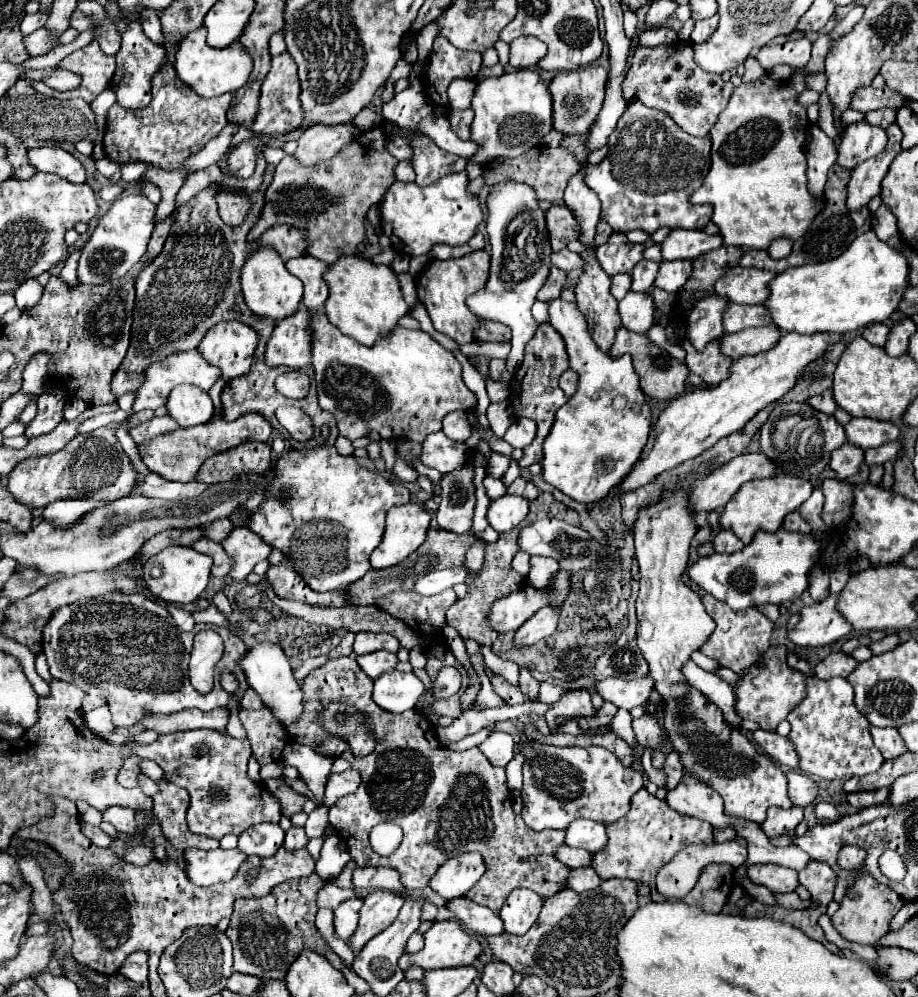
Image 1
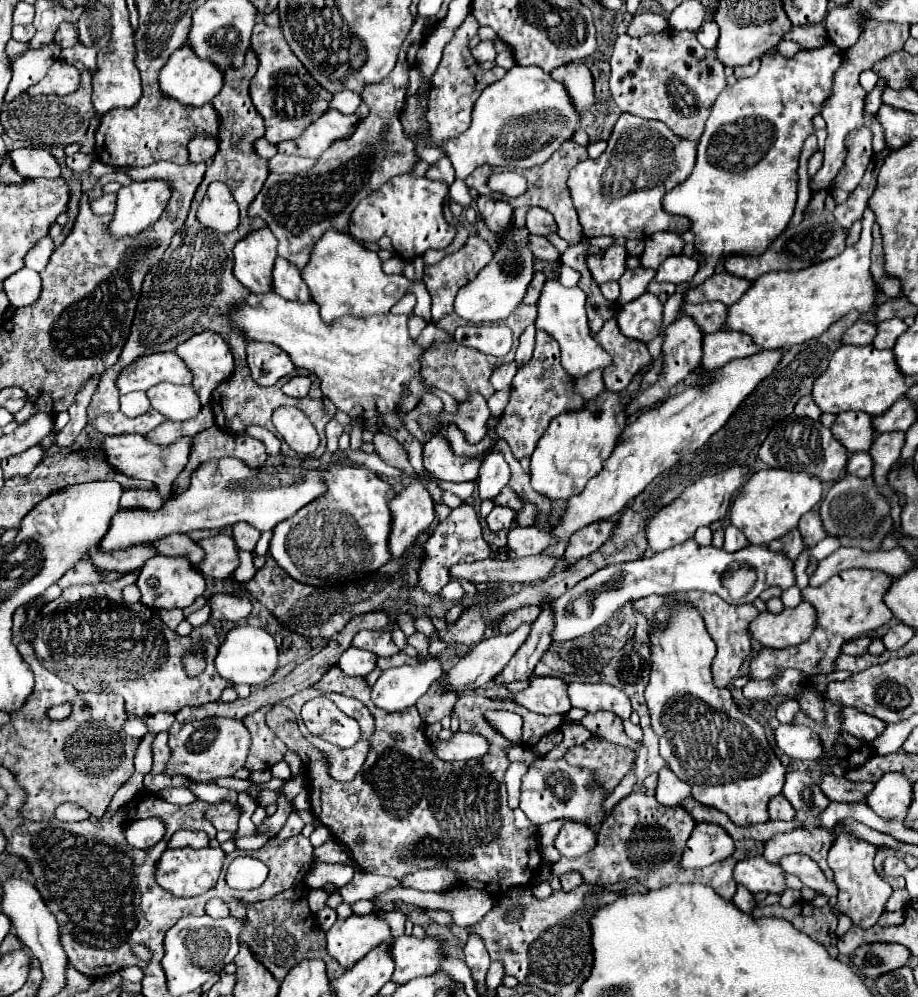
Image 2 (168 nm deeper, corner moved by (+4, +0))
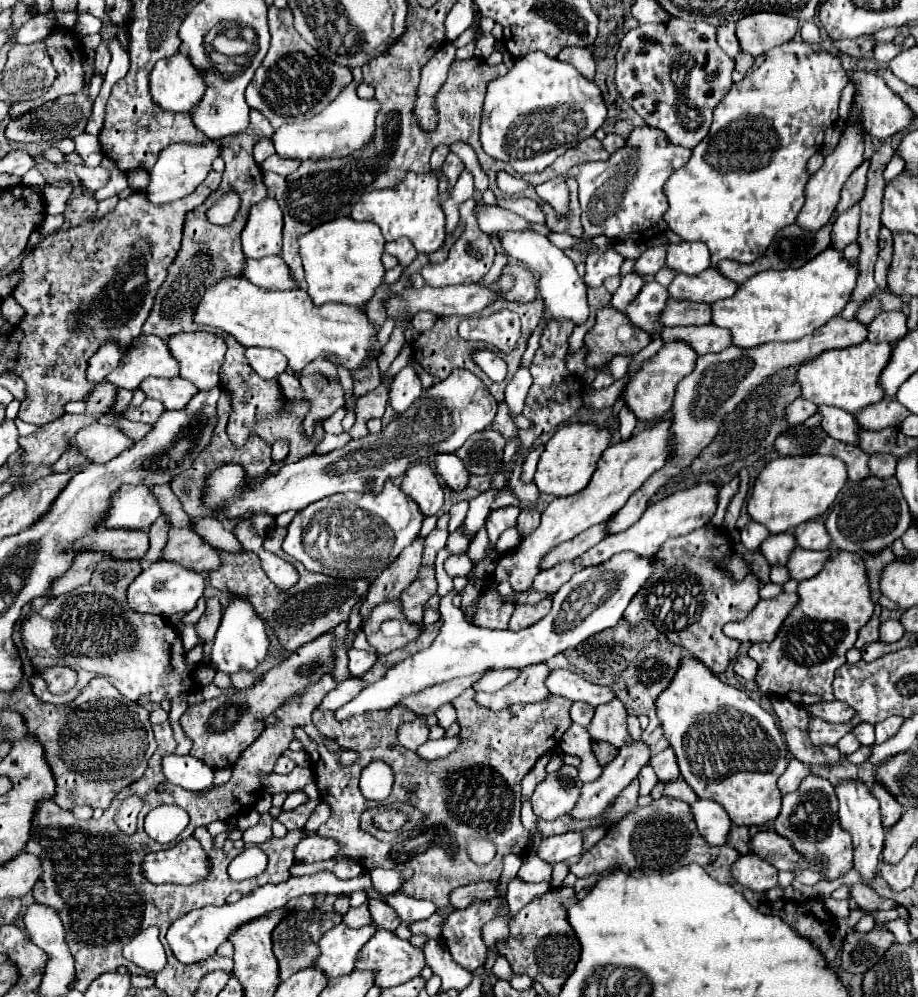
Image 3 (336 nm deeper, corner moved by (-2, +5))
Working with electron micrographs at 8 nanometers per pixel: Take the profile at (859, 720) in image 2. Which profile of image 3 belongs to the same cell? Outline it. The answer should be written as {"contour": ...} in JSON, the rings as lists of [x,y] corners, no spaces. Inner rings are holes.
{"contour":[[[839,700],[819,702],[819,704],[809,706],[809,716],[811,716],[811,718],[821,718],[821,720],[833,722],[833,724],[847,722],[847,720],[851,720],[853,714],[855,714],[855,712],[853,712],[845,702],[839,702]]]}

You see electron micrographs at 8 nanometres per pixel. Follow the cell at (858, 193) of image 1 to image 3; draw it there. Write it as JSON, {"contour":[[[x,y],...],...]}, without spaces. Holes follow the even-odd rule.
{"contour":[[[859,206],[837,216],[833,230],[831,230],[831,246],[843,250],[847,244],[857,240],[857,226],[859,226]]]}

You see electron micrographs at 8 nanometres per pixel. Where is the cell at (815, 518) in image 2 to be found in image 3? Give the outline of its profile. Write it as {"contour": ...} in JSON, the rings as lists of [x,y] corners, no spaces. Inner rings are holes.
{"contour":[[[817,520],[797,526],[795,538],[797,538],[797,546],[801,546],[805,550],[825,550],[831,546],[831,536],[829,536],[825,524],[817,522]]]}

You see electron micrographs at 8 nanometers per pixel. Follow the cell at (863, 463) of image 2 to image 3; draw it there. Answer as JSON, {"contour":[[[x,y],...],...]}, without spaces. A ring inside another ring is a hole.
{"contour":[[[873,454],[869,460],[871,474],[883,480],[895,476],[895,466],[897,466],[897,458],[893,458],[891,454]]]}

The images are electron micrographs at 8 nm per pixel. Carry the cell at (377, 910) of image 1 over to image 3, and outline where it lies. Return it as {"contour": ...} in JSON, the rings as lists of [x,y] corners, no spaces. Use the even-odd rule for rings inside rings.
{"contour":[[[341,922],[319,940],[321,954],[317,962],[313,962],[313,966],[319,968],[327,978],[337,978],[353,972],[359,950],[369,942],[375,932],[377,930],[373,924],[351,930]]]}

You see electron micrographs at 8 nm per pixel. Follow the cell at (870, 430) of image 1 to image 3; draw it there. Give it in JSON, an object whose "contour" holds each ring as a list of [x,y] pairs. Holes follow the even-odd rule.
{"contour":[[[819,406],[821,414],[821,428],[827,432],[831,438],[847,442],[847,444],[857,444],[857,432],[859,426],[855,422],[855,416],[833,406]]]}

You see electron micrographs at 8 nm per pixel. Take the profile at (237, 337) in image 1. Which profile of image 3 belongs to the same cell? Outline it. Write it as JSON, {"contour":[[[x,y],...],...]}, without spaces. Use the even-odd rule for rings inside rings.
{"contour":[[[187,332],[173,334],[167,346],[179,362],[179,376],[193,382],[199,390],[215,388],[219,382],[219,370],[225,360],[225,342],[211,332]]]}

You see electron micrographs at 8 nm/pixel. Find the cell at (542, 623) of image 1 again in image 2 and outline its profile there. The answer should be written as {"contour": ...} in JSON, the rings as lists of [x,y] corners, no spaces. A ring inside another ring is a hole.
{"contour":[[[523,623],[513,633],[483,639],[465,657],[459,659],[443,683],[453,685],[455,689],[483,687],[487,681],[499,675],[499,671],[503,671],[515,651],[525,643],[529,633],[531,623]]]}

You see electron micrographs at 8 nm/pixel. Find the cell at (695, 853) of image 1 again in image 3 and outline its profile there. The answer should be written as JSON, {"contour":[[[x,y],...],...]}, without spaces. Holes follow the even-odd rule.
{"contour":[[[701,800],[691,804],[691,814],[697,830],[711,846],[723,846],[731,830],[731,818],[721,804],[713,800]]]}

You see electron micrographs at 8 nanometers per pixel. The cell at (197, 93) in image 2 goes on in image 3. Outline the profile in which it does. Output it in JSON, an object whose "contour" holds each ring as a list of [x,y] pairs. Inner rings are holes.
{"contour":[[[183,52],[159,60],[149,74],[153,104],[169,112],[191,112],[205,94],[205,80]]]}

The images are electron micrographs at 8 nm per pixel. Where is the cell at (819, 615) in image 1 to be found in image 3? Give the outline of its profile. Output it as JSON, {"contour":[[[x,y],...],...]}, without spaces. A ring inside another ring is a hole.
{"contour":[[[785,592],[771,600],[759,600],[745,620],[725,624],[725,634],[739,642],[771,642],[795,604],[797,594]]]}

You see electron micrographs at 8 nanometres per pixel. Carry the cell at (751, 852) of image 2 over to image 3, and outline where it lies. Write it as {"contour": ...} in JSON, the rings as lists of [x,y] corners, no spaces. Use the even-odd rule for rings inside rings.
{"contour":[[[731,826],[729,830],[729,846],[733,846],[739,854],[747,854],[749,852],[749,838],[751,838],[751,832],[747,826]]]}

